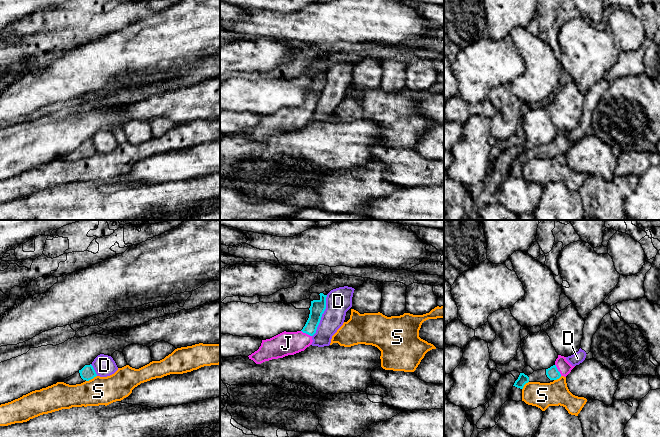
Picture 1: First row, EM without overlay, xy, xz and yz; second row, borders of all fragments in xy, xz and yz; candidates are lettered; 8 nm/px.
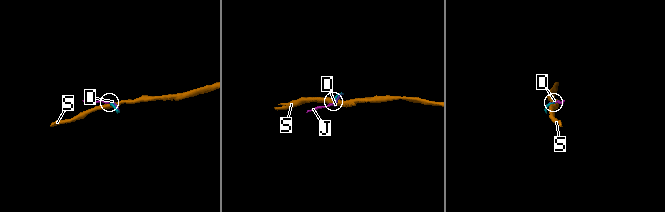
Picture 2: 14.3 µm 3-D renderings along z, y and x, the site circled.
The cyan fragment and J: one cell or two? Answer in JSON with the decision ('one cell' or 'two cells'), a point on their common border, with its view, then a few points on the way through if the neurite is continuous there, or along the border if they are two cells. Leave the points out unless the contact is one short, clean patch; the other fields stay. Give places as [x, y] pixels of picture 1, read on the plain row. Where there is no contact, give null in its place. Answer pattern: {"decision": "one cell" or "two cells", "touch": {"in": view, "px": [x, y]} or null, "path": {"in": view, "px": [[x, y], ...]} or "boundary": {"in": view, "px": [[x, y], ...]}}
{"decision": "one cell", "touch": {"in": "yz", "px": [557, 146]}, "path": {"in": "yz", "px": [[552, 149], [557, 146], [564, 143]]}}

